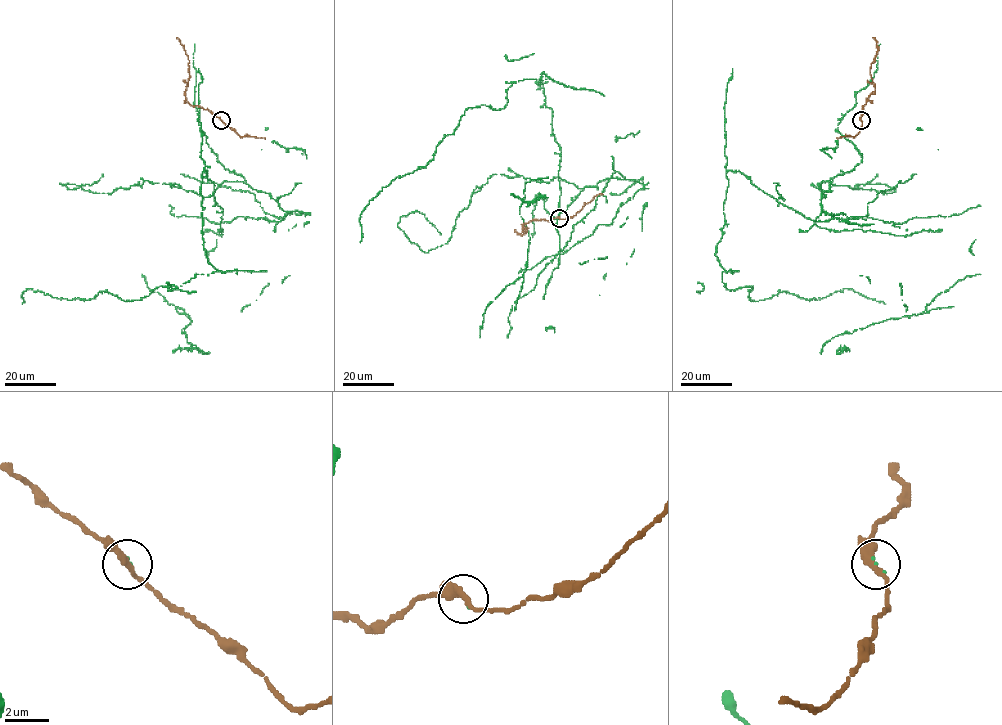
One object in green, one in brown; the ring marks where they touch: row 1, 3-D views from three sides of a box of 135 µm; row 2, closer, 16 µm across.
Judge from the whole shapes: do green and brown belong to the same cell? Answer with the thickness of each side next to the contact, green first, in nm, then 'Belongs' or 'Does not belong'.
Thickness 90 nm (green) against 320 nm. Belongs

